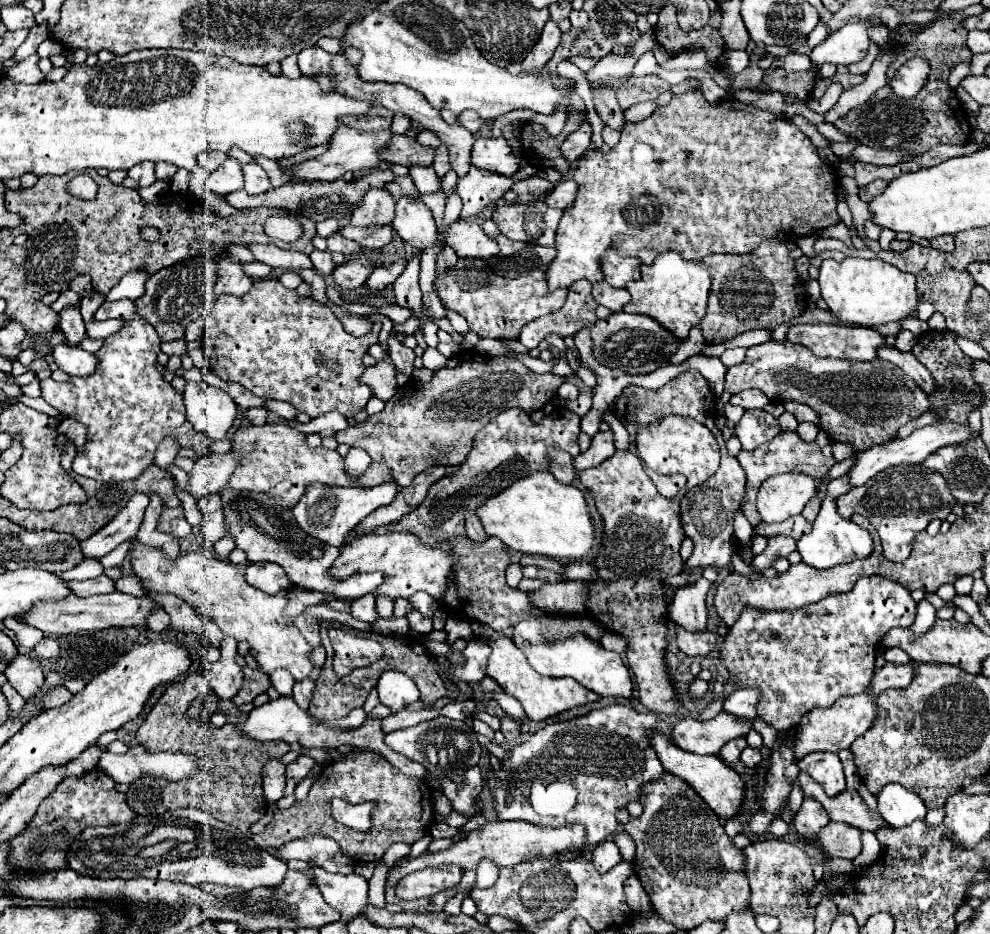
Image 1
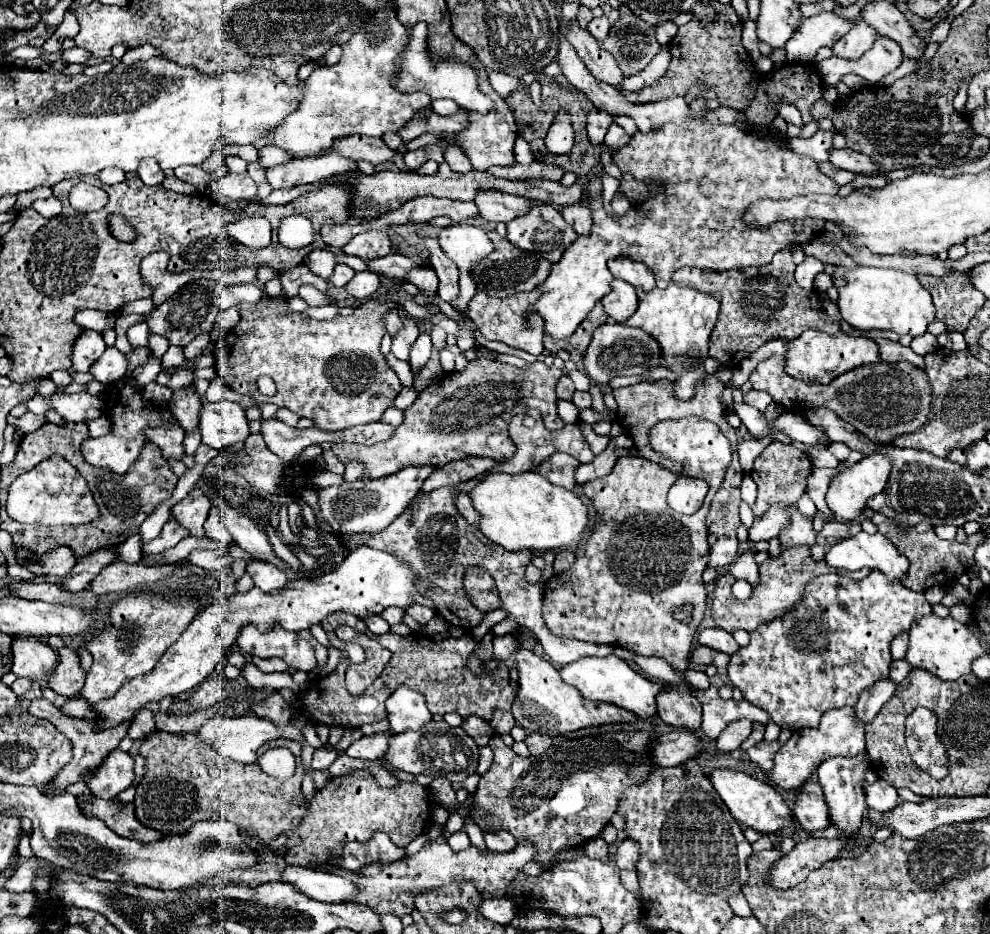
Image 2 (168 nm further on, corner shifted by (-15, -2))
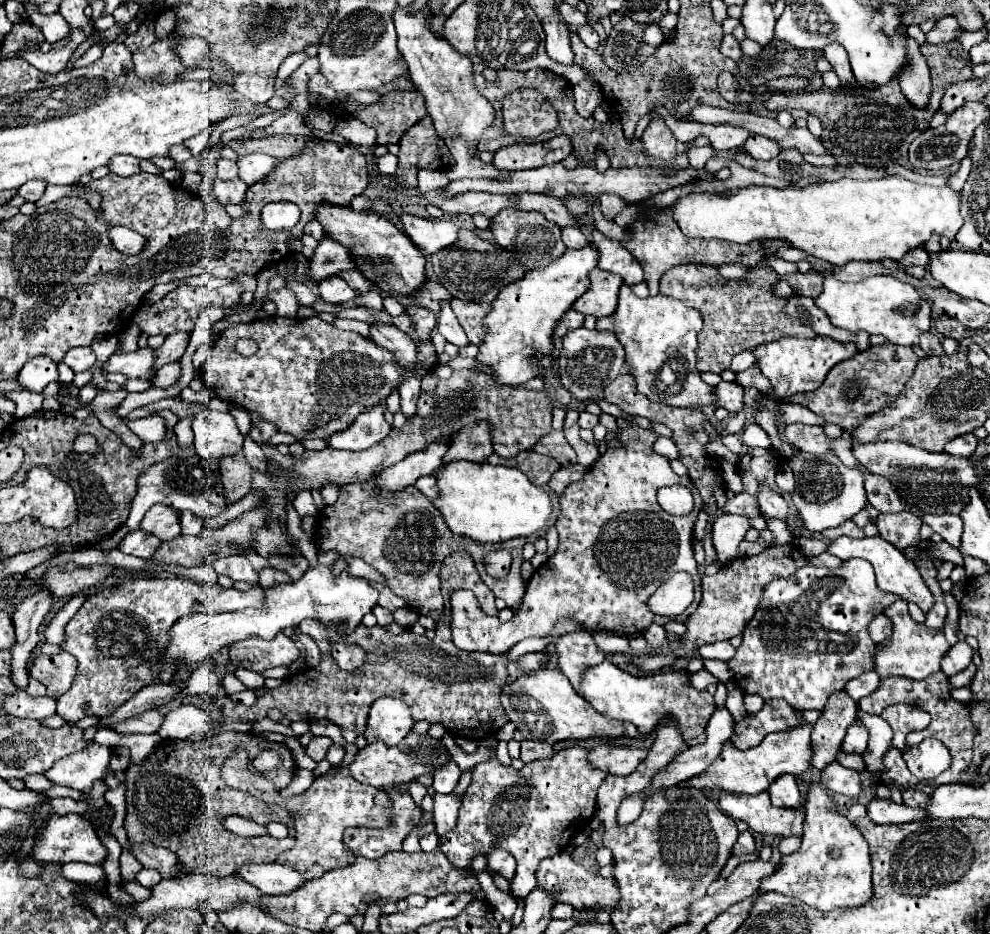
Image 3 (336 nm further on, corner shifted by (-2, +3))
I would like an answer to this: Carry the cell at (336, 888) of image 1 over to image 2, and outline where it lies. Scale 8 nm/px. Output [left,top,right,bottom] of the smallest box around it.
[281,866,359,902]

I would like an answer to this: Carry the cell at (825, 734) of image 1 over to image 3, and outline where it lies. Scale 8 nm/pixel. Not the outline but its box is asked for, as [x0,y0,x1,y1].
[680,725,812,795]

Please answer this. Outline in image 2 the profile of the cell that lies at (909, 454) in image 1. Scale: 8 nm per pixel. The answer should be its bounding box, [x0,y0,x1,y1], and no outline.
[827,454,893,520]

